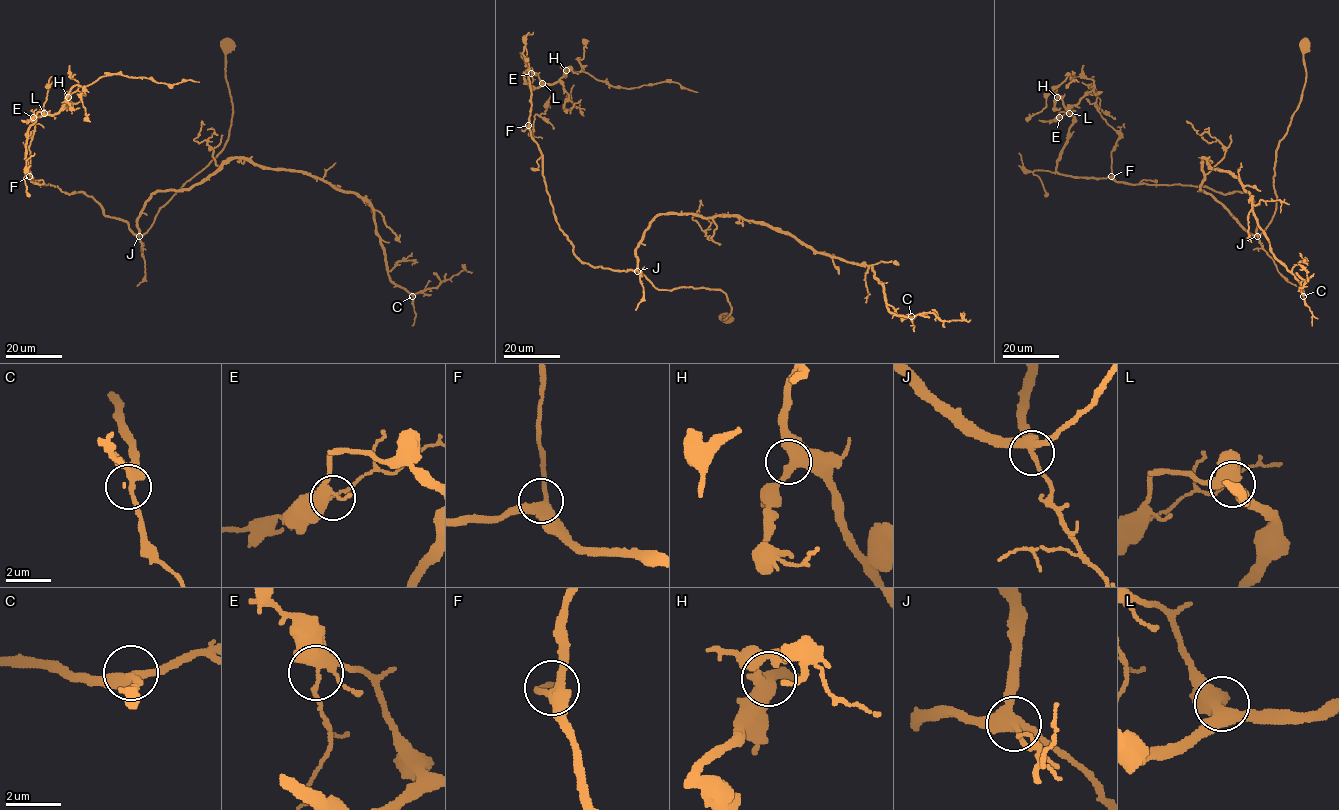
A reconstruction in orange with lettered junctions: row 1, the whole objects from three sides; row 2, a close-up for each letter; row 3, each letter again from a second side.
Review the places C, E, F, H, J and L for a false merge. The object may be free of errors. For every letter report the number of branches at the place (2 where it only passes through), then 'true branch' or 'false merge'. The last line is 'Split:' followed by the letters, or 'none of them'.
C: 3 | true branch
E: 4 | true branch
F: 3 | true branch
H: 3 | true branch
J: 4 | true branch
L: 4 | true branch
Split: none of them

